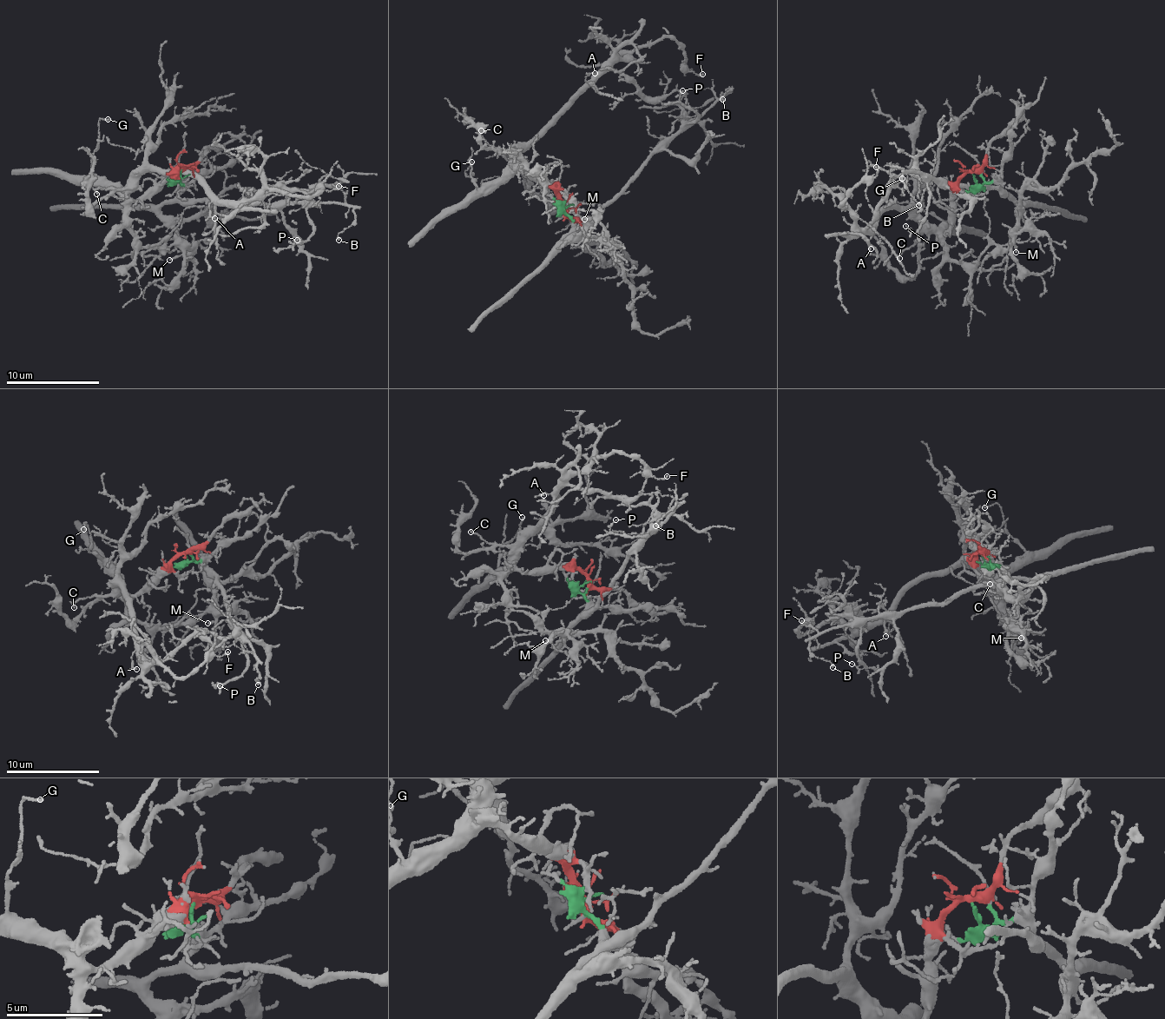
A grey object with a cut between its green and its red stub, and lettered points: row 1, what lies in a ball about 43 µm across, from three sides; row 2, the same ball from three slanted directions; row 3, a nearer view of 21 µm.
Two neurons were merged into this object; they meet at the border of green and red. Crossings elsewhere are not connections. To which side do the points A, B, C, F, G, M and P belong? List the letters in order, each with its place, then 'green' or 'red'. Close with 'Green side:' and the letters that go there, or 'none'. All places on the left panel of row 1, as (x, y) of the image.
A: (214, 218) | red
B: (338, 240) | green
C: (96, 194) | red
F: (338, 186) | red
G: (108, 119) | red
M: (169, 260) | green
P: (297, 240) | green
Green side: B, M, P

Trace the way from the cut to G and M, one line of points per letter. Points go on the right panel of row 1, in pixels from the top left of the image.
G: (971, 173), (958, 181), (944, 238), (944, 221), (926, 211), (914, 177), (902, 179)
M: (971, 173), (977, 182), (993, 181), (1011, 195), (1019, 206), (1013, 239), (1016, 253)

